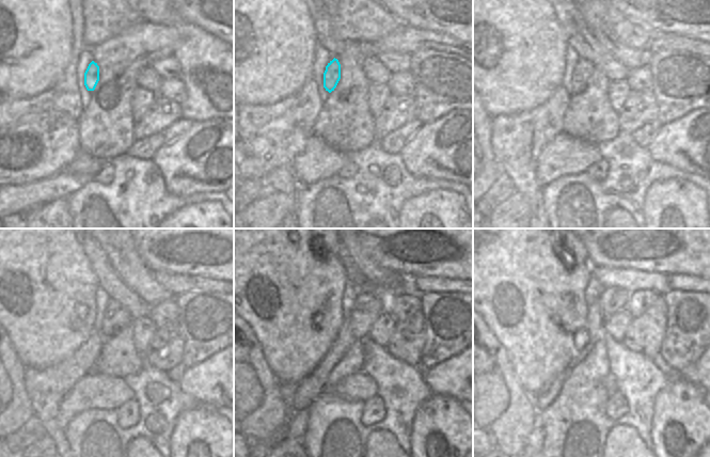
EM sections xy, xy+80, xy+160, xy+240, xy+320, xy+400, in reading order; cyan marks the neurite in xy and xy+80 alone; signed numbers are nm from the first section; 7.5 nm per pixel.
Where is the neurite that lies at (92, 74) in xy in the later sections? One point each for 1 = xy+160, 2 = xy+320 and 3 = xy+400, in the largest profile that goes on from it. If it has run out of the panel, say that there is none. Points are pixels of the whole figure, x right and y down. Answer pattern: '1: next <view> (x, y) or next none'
1: next xy+160 (583, 69)
2: next xy+320 (368, 305)
3: next xy+400 (613, 299)

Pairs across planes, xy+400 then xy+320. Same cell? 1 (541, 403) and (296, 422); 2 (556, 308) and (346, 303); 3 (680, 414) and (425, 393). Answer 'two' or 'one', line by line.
1: two
2: two
3: two

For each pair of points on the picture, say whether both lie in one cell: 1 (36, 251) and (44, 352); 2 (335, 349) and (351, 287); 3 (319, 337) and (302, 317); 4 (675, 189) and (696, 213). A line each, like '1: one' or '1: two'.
1: one
2: two
3: one
4: one

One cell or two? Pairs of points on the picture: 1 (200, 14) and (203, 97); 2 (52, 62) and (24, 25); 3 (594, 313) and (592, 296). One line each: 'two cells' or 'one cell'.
1: two cells
2: one cell
3: two cells

